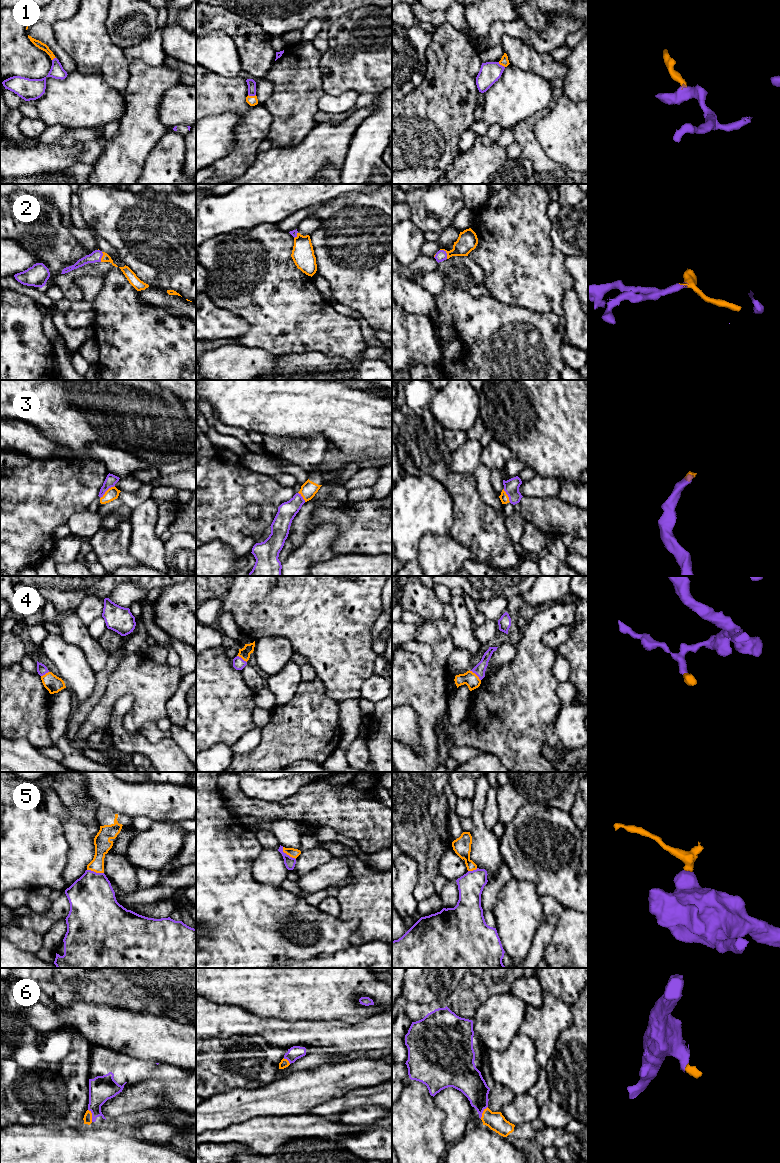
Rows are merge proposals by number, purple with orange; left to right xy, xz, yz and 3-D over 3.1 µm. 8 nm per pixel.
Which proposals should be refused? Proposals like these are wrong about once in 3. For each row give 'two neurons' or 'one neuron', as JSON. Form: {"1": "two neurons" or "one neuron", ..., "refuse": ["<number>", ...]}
{"1": "one neuron", "2": "one neuron", "3": "one neuron", "4": "one neuron", "5": "two neurons", "6": "one neuron", "refuse": ["5"]}

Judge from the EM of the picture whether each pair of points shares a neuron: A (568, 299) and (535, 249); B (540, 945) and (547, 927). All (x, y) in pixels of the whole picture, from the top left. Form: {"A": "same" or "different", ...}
{"A": "different", "B": "same"}

